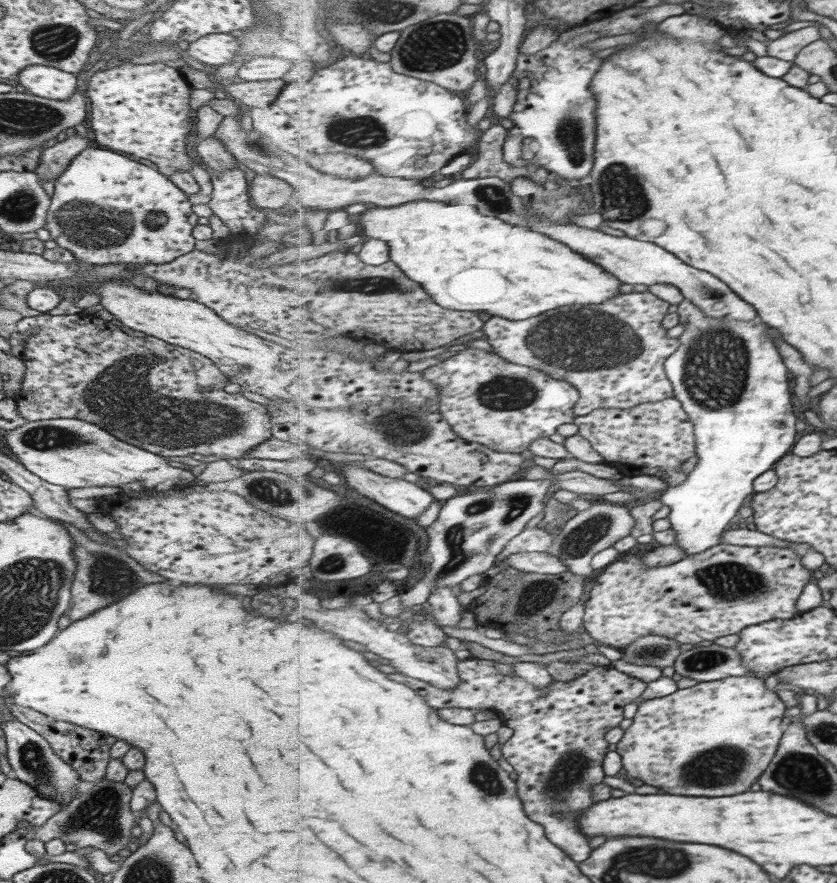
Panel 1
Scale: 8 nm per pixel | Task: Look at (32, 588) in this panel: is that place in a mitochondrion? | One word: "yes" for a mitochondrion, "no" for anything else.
yes

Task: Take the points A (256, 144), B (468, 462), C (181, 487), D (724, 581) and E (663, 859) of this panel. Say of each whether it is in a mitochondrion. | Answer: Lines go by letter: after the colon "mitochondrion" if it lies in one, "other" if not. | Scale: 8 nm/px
A: mitochondrion
B: other
C: other
D: mitochondrion
E: mitochondrion

